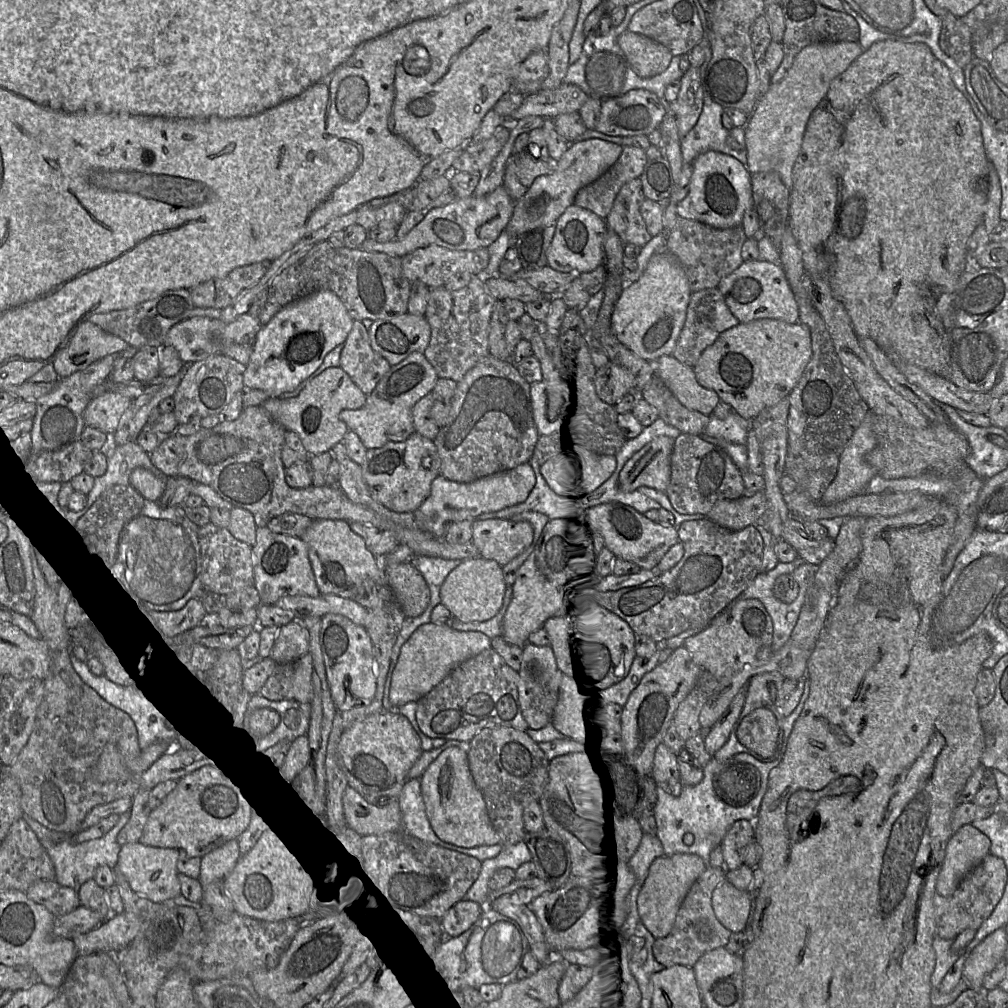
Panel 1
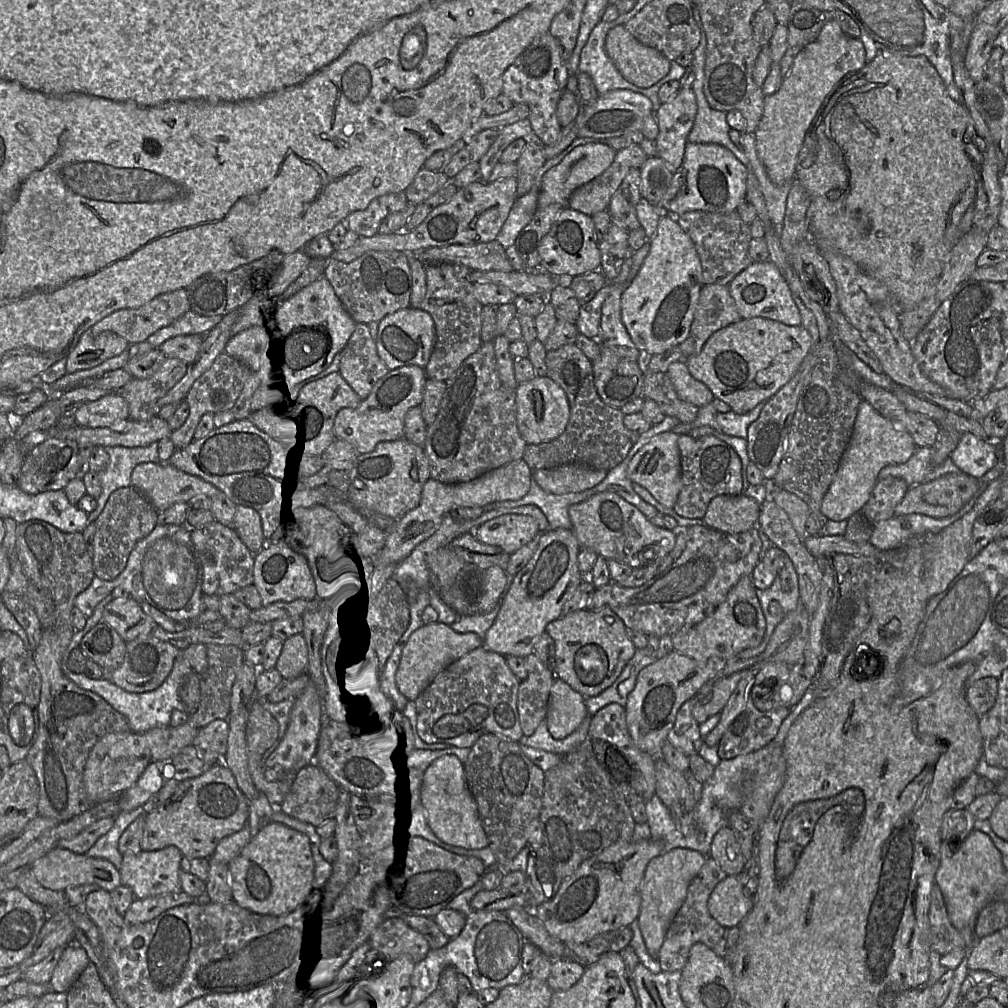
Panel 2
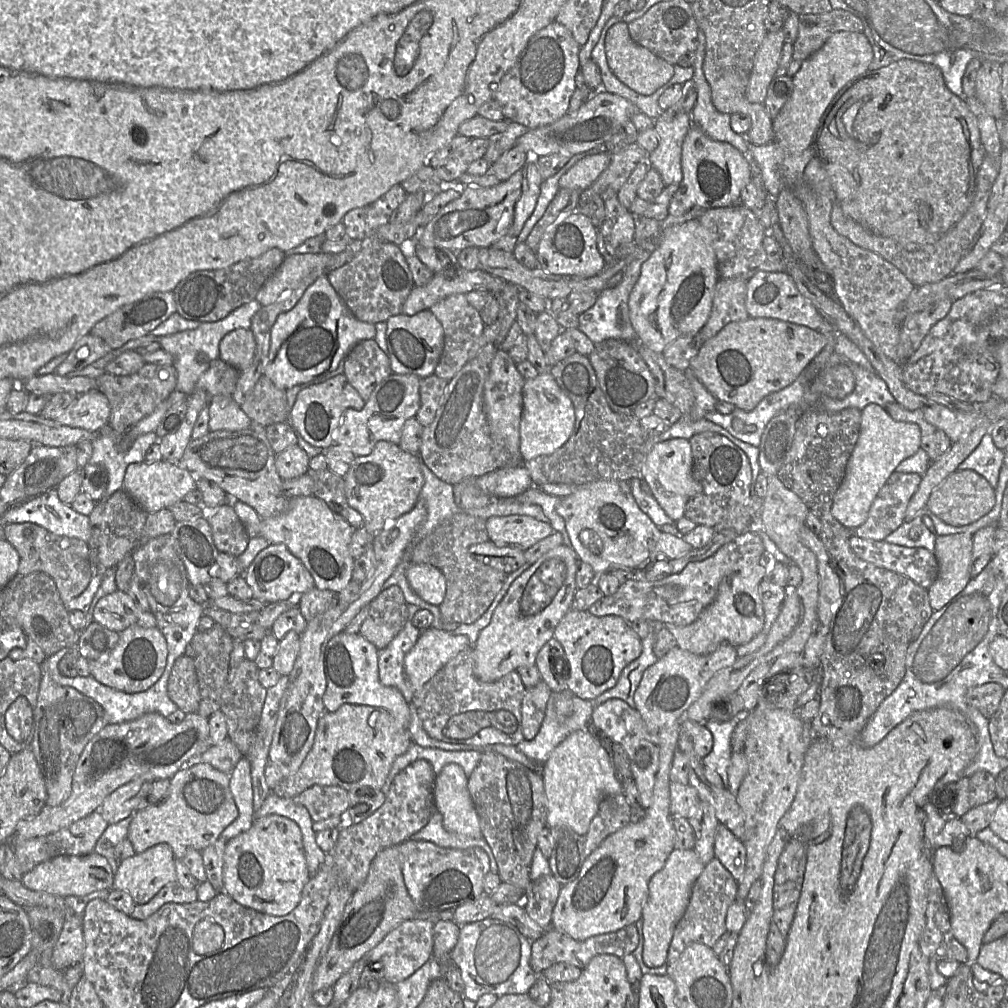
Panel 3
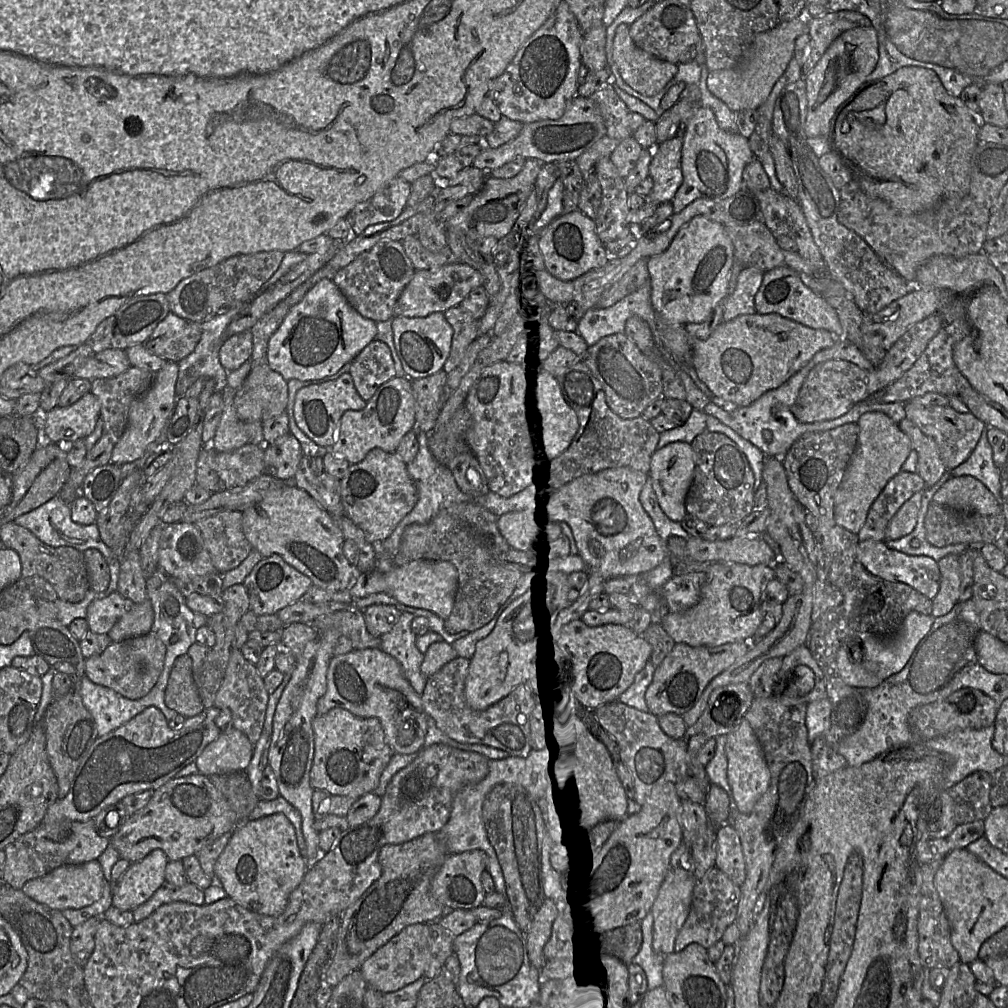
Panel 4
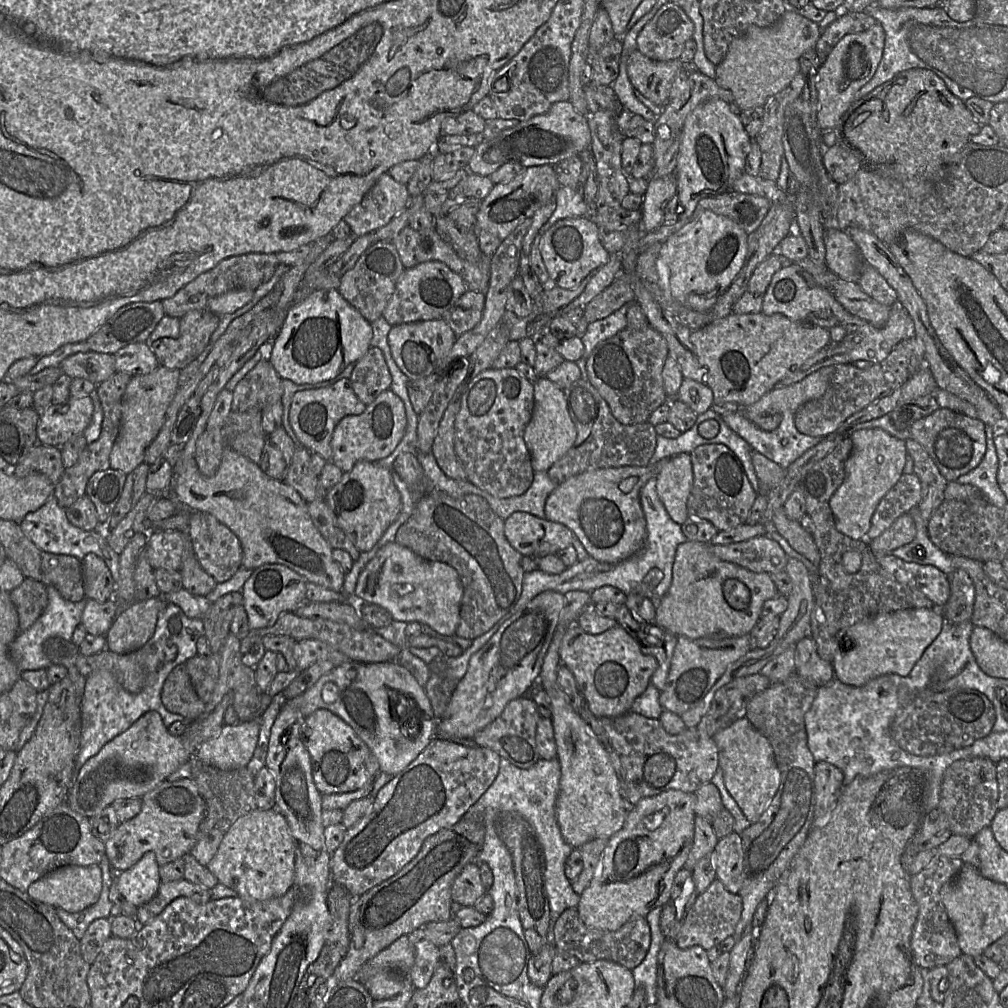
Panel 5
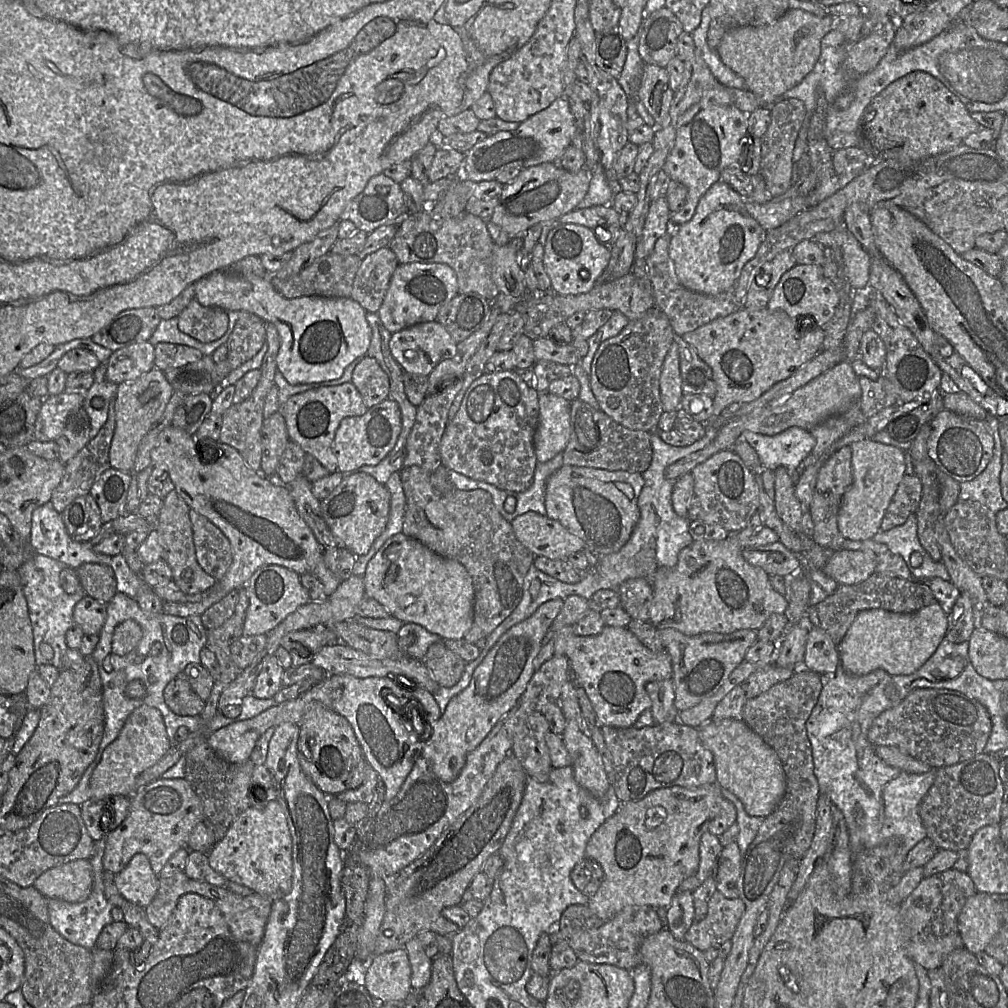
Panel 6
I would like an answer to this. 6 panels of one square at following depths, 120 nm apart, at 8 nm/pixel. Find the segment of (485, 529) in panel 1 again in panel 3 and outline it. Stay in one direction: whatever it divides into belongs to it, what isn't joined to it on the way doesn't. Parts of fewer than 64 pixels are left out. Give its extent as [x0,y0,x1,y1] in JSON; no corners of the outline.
[486,514,554,551]

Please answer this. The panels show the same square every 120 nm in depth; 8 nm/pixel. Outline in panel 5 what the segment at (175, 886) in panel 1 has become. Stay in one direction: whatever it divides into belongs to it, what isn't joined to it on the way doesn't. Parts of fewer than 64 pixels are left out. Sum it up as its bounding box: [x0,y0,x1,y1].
[117,852,162,907]

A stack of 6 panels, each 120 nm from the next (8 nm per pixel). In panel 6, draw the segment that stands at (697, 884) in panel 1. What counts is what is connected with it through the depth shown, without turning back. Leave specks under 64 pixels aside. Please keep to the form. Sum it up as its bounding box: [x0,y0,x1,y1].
[684,890,744,952]

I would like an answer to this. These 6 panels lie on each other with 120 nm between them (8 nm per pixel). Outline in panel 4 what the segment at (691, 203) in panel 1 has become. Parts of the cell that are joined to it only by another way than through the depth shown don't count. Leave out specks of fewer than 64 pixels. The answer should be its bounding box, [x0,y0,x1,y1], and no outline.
[671,106,754,214]

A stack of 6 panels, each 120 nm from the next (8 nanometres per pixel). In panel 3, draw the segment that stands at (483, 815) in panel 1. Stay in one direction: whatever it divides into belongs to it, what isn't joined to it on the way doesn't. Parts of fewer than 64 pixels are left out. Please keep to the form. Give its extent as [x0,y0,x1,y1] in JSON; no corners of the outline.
[434,764,483,839]

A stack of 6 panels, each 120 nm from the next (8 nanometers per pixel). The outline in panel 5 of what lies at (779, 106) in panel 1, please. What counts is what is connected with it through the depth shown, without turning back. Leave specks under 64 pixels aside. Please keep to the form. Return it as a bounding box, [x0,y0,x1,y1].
[816,22,885,130]

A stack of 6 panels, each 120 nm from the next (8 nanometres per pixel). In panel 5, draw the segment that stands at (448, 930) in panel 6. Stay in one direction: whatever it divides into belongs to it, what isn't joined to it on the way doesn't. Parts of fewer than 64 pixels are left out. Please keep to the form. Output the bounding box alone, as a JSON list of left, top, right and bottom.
[333,819,486,980]

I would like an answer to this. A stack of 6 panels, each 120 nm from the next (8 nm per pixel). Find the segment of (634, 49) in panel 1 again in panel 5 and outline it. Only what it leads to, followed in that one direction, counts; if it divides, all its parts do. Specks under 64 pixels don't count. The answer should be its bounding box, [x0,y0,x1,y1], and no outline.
[627,49,683,106]

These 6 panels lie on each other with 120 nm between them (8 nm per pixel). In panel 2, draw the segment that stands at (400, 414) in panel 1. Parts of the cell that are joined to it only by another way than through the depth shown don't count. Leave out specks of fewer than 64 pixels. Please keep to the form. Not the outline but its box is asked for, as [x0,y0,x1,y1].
[334,365,426,454]

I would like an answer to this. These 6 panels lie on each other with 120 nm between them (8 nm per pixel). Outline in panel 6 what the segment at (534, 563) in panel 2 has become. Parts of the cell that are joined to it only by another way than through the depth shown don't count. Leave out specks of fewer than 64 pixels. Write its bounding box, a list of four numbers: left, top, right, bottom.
[422,600,563,782]

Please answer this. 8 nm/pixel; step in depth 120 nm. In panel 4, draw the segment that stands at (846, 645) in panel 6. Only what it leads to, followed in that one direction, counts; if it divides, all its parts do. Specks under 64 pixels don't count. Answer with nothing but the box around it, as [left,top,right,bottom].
[836,612,934,688]

